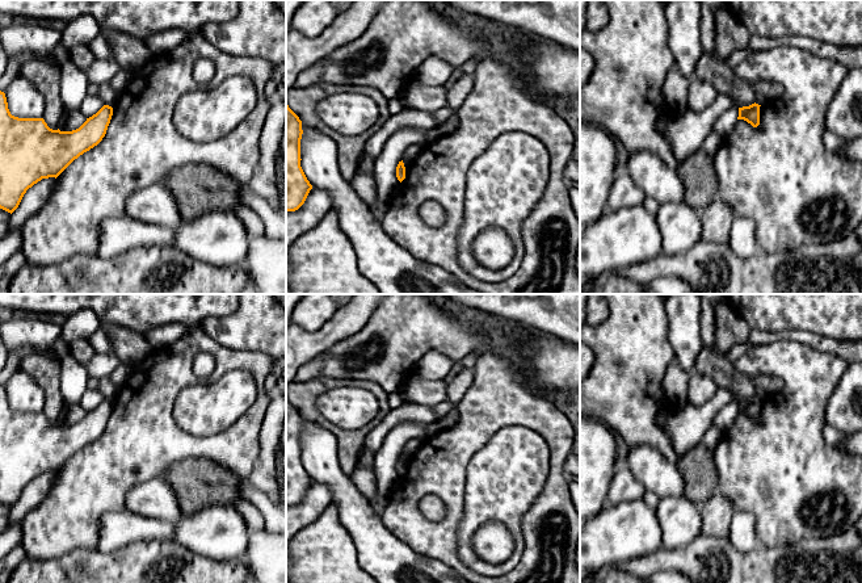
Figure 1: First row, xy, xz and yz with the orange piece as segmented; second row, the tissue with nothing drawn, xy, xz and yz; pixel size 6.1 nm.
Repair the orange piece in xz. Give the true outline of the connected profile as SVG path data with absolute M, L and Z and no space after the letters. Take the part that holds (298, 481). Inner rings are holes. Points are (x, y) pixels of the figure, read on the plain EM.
M286 398L286 506L298 504L312 479L300 461L302 415Z

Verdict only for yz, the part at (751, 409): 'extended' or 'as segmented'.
as segmented

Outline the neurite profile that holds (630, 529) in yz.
M643 499L604 507L580 528L580 583L604 566L652 554L663 548L655 509Z

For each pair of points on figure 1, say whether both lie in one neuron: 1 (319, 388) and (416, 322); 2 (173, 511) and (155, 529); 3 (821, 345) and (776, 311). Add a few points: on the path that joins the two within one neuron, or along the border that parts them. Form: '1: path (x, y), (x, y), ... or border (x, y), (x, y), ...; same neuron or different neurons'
1: border (364, 380), (315, 377), (303, 382); different neurons
2: border (134, 512), (173, 523); different neurons
3: border (769, 331), (808, 330), (829, 338); different neurons

